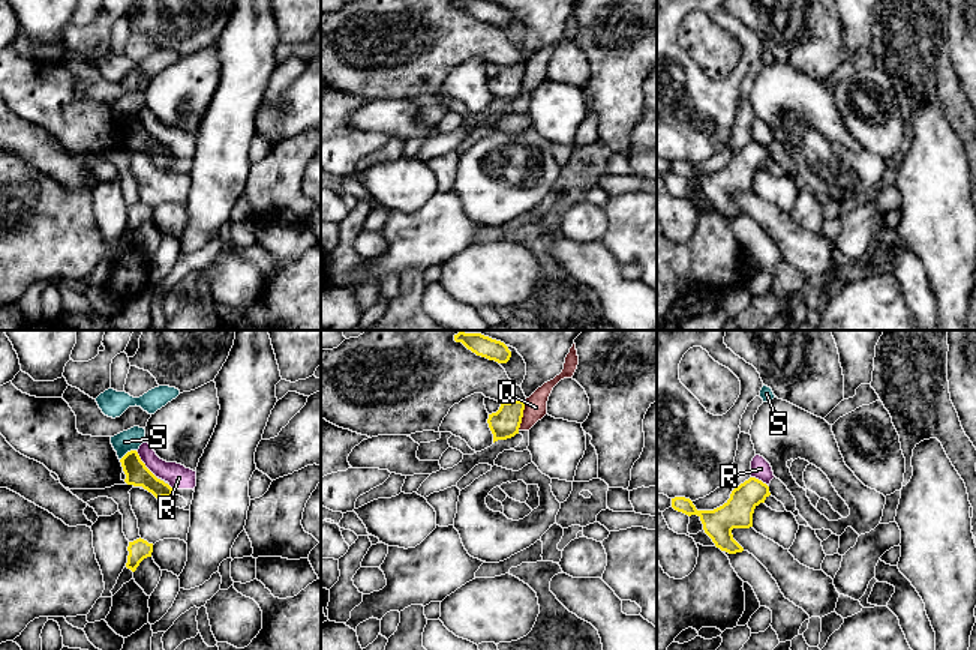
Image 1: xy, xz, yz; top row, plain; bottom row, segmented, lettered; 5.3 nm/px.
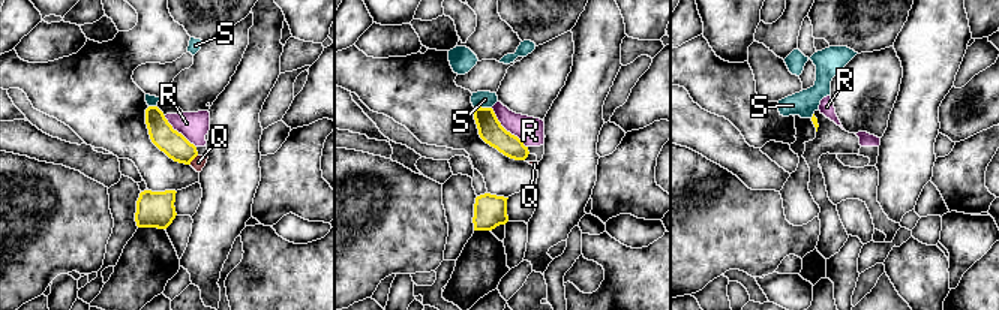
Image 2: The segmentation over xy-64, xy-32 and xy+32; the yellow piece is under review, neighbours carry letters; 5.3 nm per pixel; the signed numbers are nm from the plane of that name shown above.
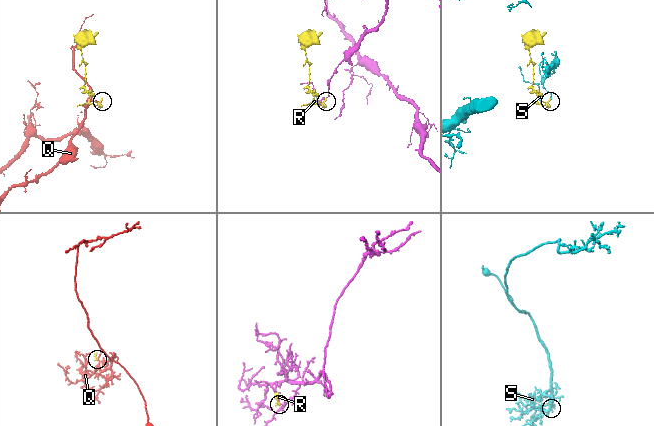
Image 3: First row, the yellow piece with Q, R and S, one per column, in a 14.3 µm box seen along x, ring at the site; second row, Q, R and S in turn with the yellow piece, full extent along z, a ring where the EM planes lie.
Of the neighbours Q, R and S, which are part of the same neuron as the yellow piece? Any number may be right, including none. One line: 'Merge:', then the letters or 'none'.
Merge: none

